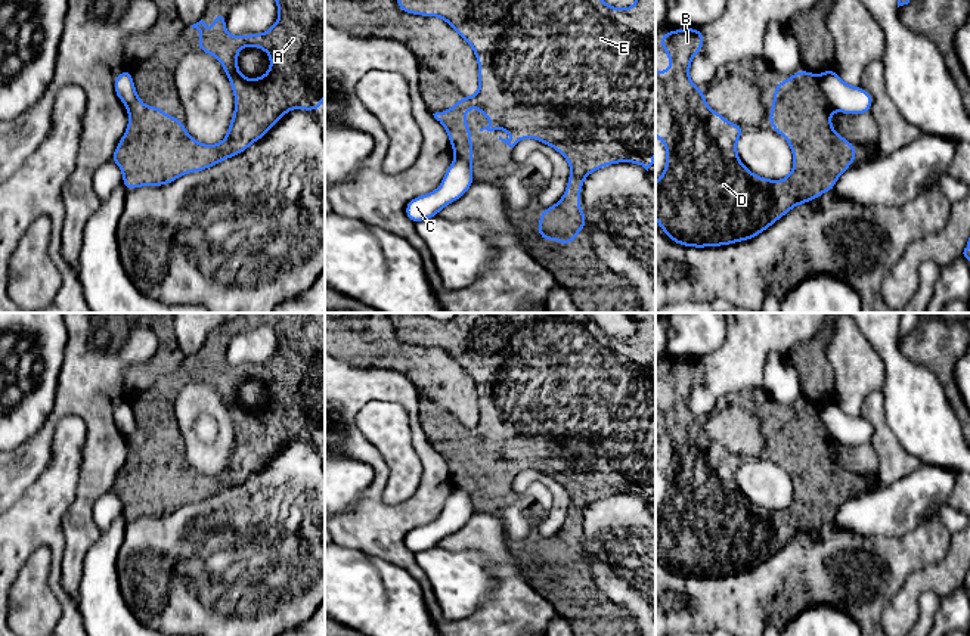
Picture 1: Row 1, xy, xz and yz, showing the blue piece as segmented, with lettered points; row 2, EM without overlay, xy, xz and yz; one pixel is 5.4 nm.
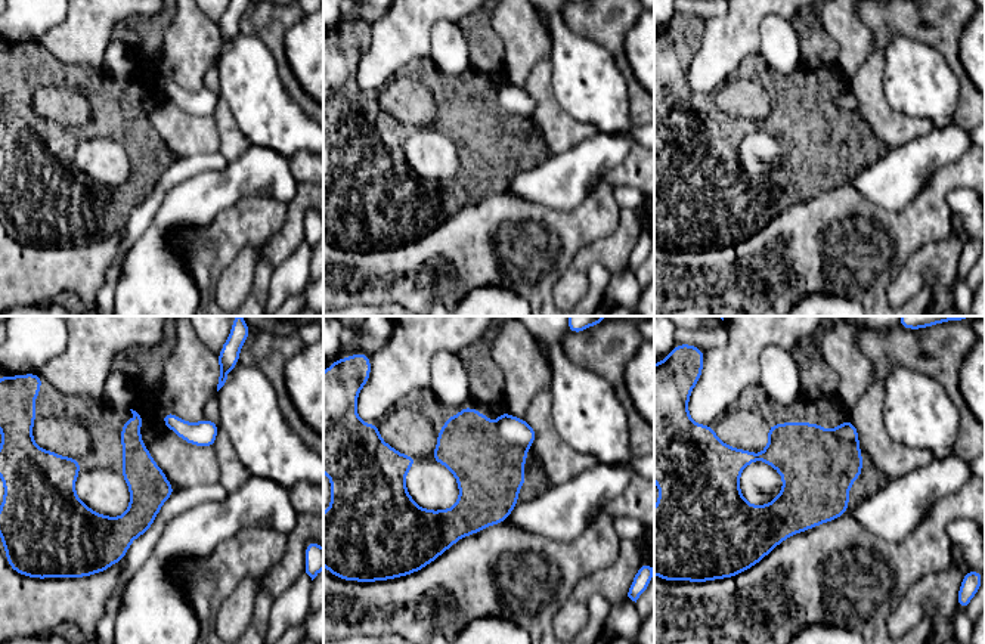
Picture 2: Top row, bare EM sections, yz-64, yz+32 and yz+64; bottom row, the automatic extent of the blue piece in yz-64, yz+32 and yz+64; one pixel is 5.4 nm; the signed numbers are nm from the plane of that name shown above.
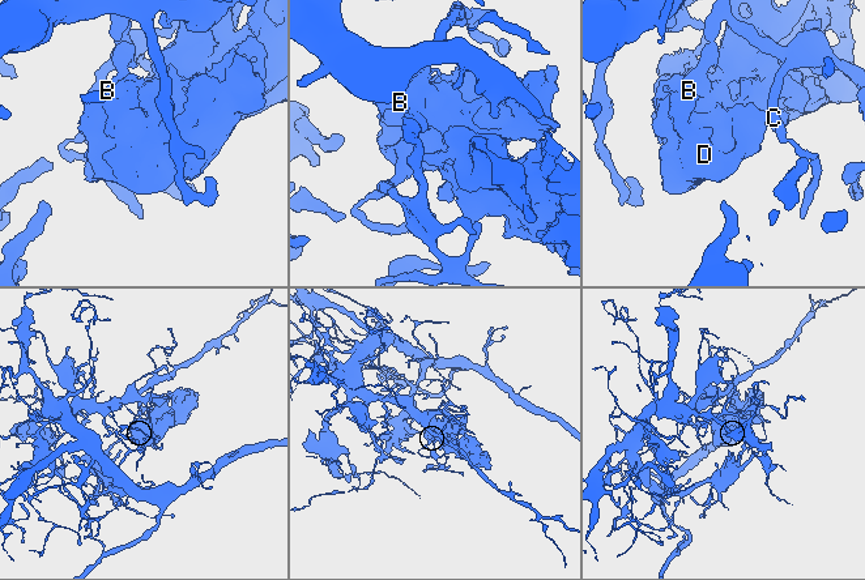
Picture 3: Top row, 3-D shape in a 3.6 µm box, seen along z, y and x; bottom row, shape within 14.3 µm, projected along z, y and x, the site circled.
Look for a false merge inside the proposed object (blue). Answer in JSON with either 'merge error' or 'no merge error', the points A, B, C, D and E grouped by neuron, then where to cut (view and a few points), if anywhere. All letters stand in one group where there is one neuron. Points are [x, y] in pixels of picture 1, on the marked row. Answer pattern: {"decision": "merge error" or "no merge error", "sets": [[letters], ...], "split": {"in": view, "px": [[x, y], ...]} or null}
{"decision": "merge error", "sets": [["A", "B", "D", "E"], ["C"]], "split": {"in": "yz", "px": [[817, 77], [821, 92], [834, 108]]}}

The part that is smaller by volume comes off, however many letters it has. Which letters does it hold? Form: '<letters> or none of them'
A, B, D, E

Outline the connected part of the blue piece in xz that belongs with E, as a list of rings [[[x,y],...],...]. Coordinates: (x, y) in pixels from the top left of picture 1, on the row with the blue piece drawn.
[[[397,0],[397,9],[405,12],[405,13],[410,13],[410,15],[441,18],[446,24],[449,24],[464,38],[464,41],[467,41],[472,47],[472,50],[475,53],[475,59],[477,59],[477,63],[478,63],[478,91],[477,91],[477,94],[475,96],[462,96],[462,97],[458,99],[455,106],[452,106],[452,108],[449,108],[443,112],[433,114],[434,118],[447,131],[449,142],[452,145],[452,151],[453,151],[455,156],[462,158],[468,165],[472,164],[474,156],[472,156],[471,125],[468,125],[465,122],[465,112],[475,106],[481,115],[486,115],[492,121],[487,127],[480,128],[480,131],[483,131],[484,128],[487,131],[495,131],[496,128],[499,128],[499,130],[506,130],[506,131],[512,133],[515,136],[514,139],[506,139],[505,140],[499,136],[499,140],[506,143],[509,148],[514,148],[523,139],[536,139],[536,140],[554,148],[570,164],[570,179],[567,182],[564,196],[555,205],[548,207],[546,210],[543,210],[539,214],[537,233],[539,233],[540,239],[558,241],[563,245],[571,245],[576,241],[577,233],[580,230],[583,230],[583,227],[588,223],[588,218],[585,217],[585,212],[579,205],[579,198],[580,198],[580,193],[582,193],[583,180],[591,173],[596,171],[598,168],[602,168],[602,167],[607,167],[607,165],[611,165],[611,164],[619,164],[619,162],[639,164],[648,171],[648,168],[654,164],[654,153],[656,153],[656,0],[636,0],[636,3],[633,6],[629,6],[626,9],[610,6],[604,0]]]

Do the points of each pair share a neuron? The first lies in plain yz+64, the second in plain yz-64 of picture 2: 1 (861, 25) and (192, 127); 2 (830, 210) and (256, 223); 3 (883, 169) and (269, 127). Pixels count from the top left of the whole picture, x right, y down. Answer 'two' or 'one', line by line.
1: one
2: one
3: two

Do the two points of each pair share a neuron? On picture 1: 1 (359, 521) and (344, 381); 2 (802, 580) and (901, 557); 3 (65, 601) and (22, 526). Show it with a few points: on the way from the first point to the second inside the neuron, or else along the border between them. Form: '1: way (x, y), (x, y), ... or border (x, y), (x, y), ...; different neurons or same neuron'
1: way (414, 505), (430, 489), (430, 456), (399, 394); same neuron
2: way (827, 570), (876, 568); same neuron
3: way (55, 580), (55, 548), (43, 536); same neuron

